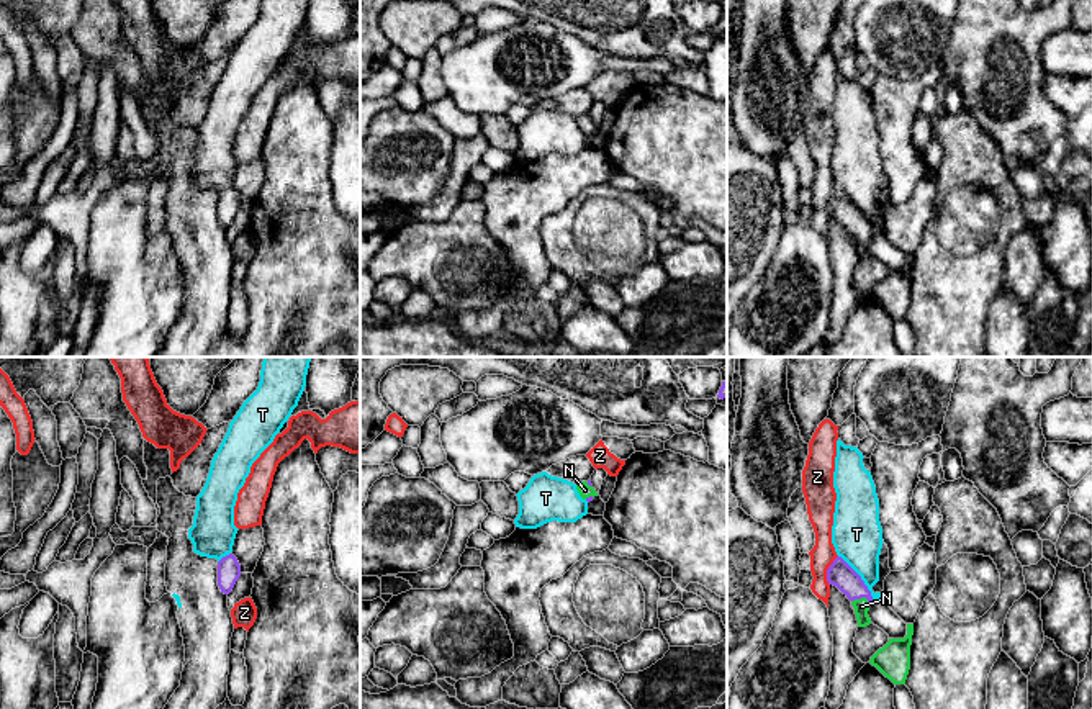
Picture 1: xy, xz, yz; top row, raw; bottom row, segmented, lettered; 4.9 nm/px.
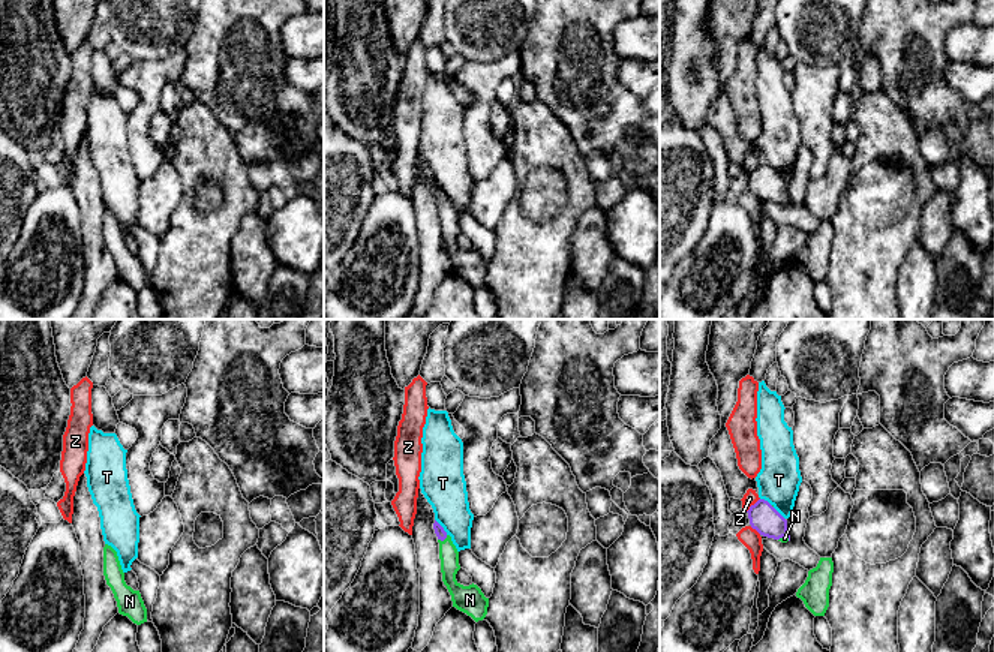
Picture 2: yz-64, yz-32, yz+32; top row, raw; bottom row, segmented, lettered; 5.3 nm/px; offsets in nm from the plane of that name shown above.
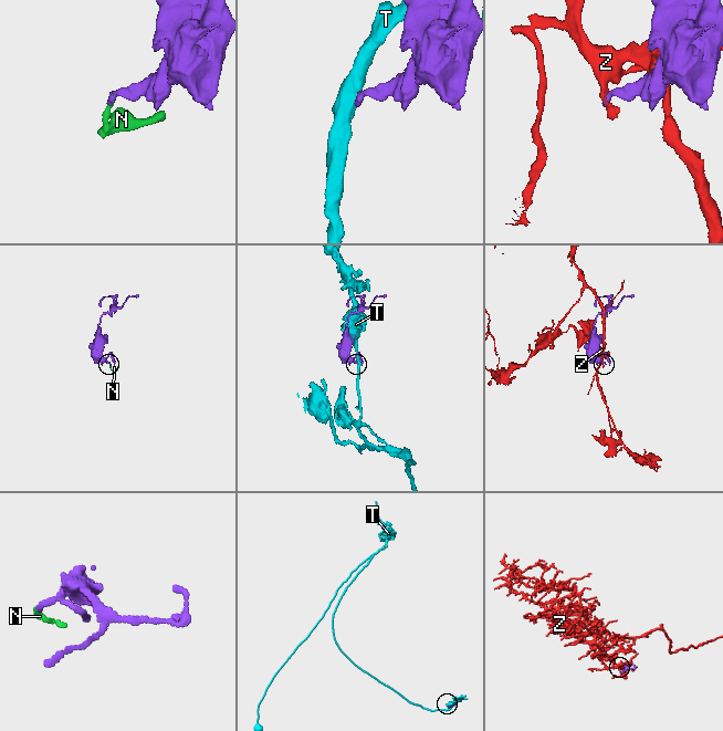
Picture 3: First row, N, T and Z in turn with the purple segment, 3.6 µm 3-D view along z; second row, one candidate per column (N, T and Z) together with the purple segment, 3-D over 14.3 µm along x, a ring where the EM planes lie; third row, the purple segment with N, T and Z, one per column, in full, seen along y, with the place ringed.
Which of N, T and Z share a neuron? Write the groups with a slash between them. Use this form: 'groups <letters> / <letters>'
groups N / T / Z

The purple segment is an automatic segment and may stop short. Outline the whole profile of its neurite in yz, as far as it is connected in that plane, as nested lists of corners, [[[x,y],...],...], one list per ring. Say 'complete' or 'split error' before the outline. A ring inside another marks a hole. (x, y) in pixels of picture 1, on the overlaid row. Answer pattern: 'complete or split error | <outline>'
split error | [[[837,557],[827,570],[828,585],[837,586],[853,604],[858,627],[871,624],[868,616],[873,596],[861,576],[842,558]]]

